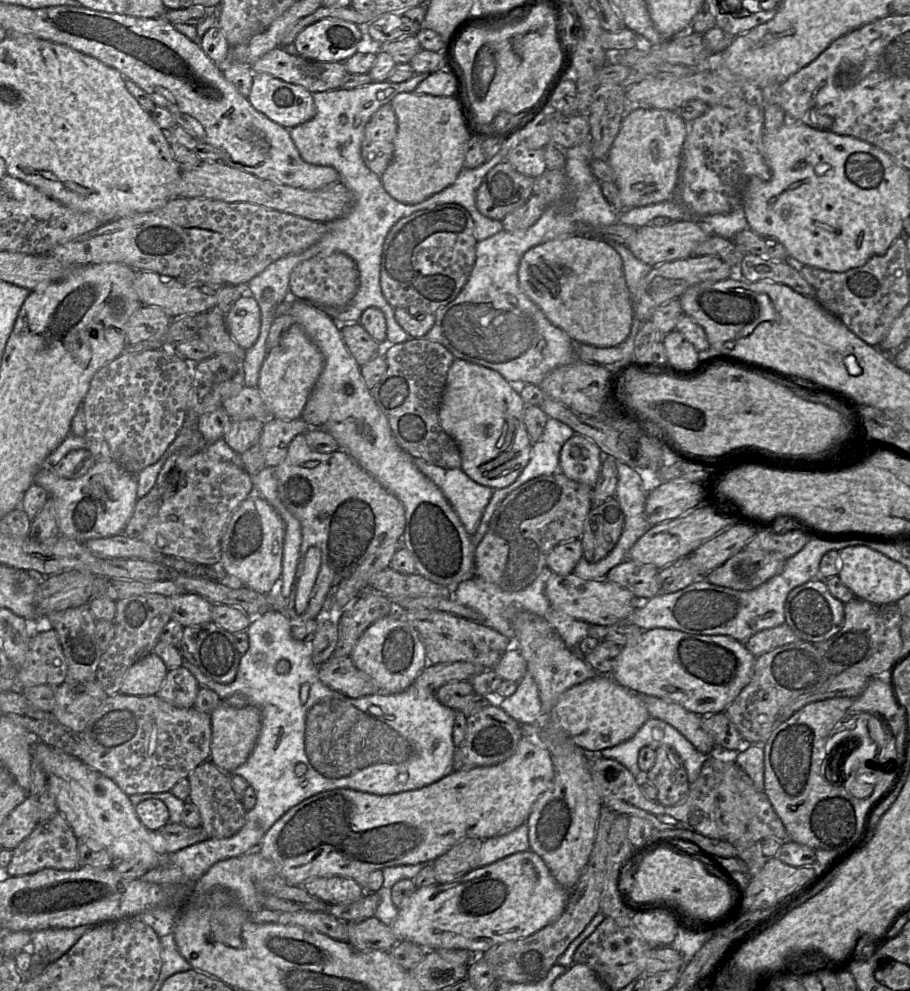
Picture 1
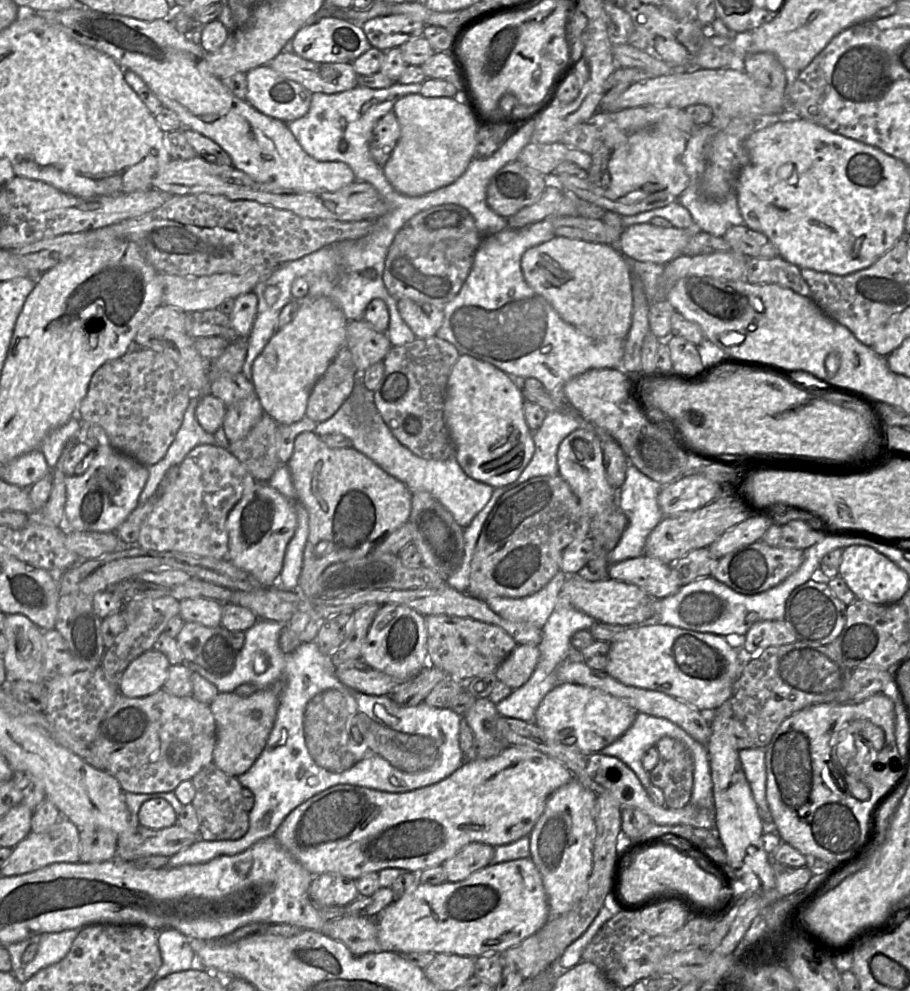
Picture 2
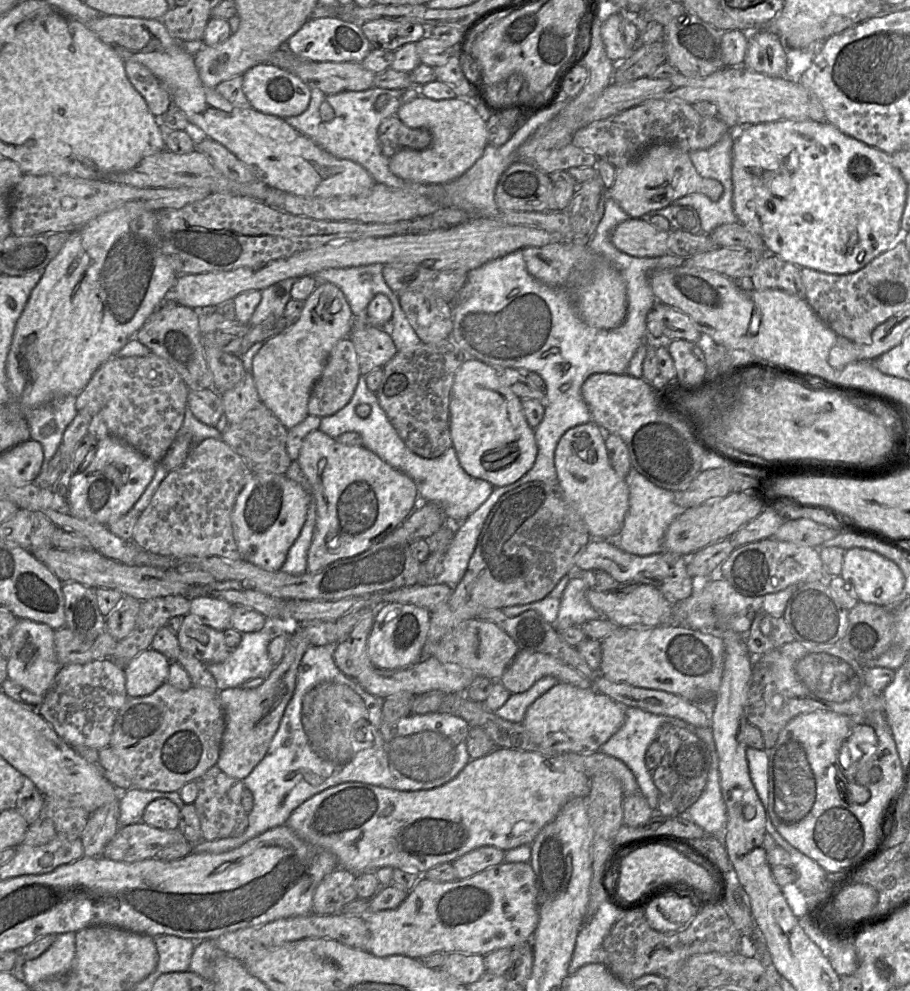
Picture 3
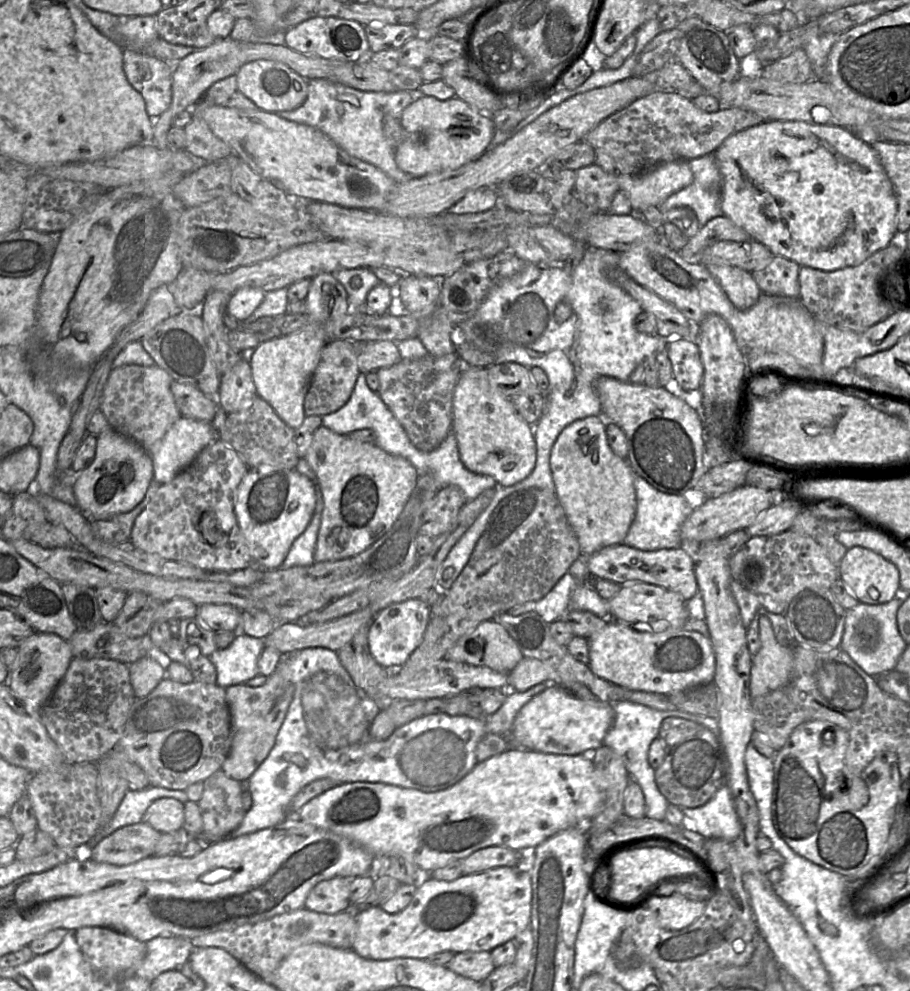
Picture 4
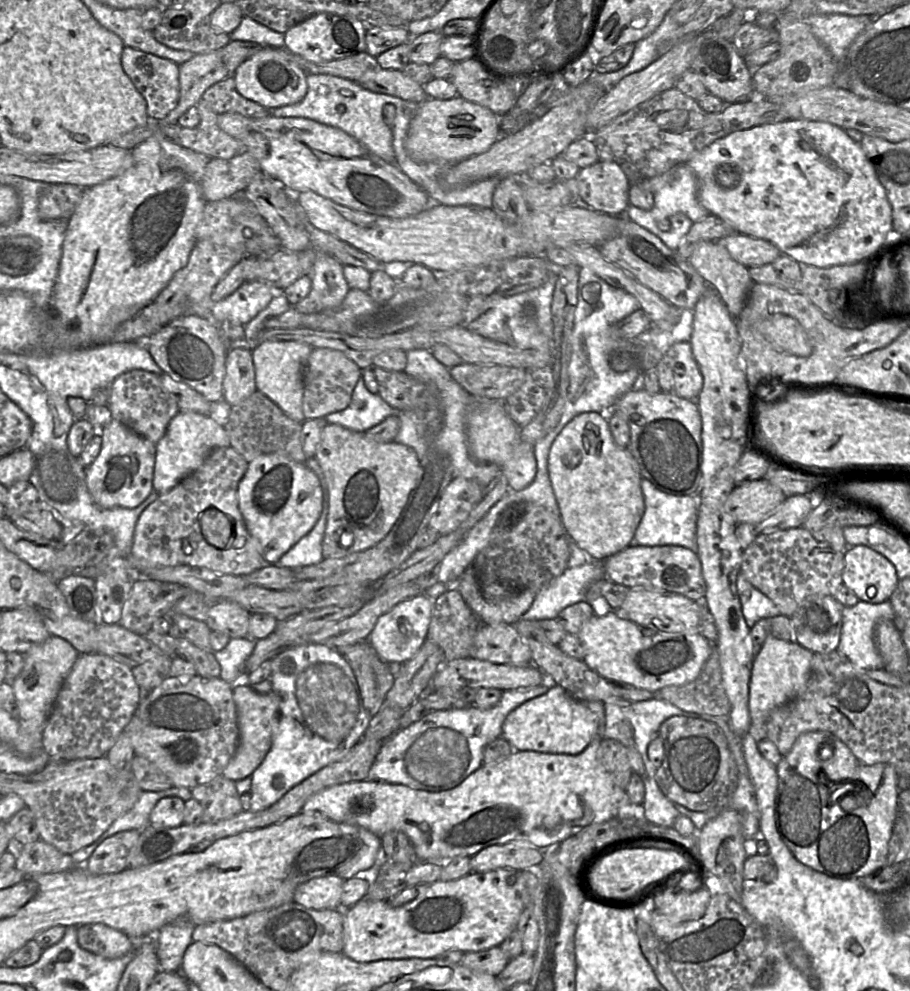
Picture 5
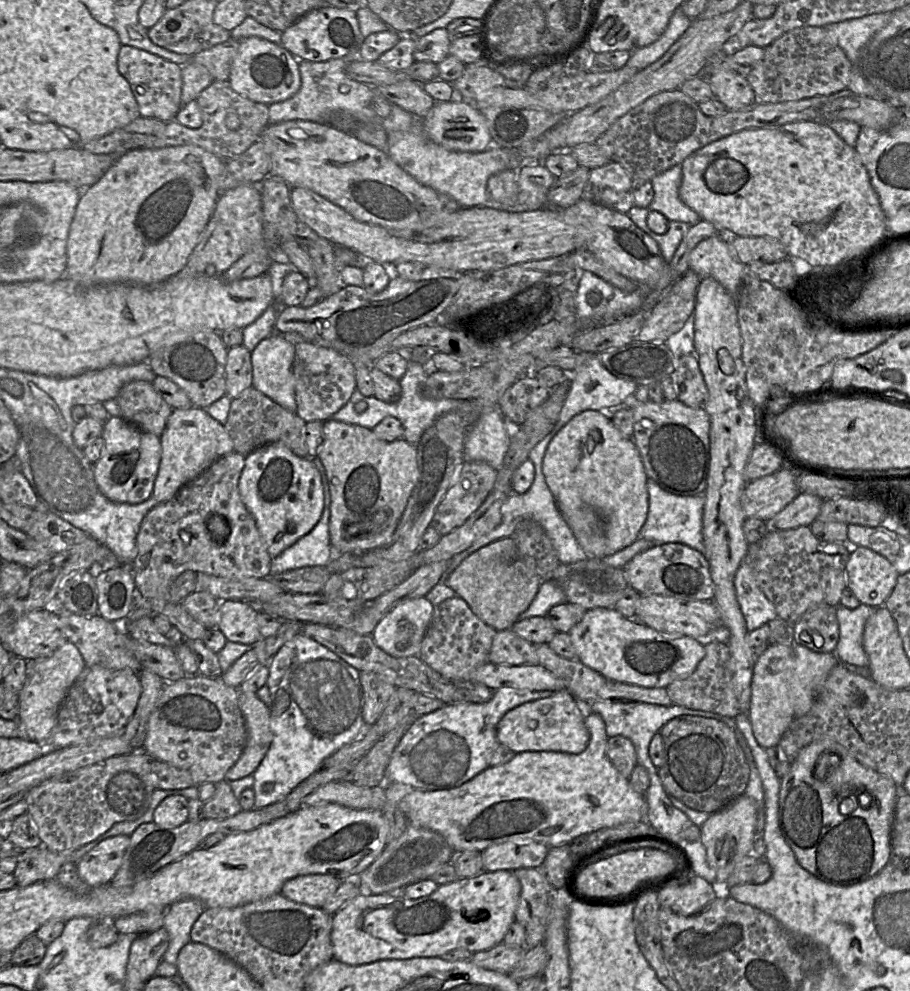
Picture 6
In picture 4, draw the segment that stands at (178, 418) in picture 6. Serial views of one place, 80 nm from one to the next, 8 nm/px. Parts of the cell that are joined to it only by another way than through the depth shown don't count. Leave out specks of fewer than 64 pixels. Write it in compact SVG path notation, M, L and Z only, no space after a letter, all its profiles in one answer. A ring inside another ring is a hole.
M181 416L149 453L153 459L154 480L166 484L186 469L209 444L219 439L212 423Z

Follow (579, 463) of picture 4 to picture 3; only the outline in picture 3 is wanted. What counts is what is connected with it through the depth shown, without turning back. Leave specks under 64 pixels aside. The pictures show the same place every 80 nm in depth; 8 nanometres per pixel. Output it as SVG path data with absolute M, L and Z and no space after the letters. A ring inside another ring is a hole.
M593 421L567 430L560 438L554 453L558 485L569 504L586 525L590 540L617 539L629 507L629 489L626 479L618 475L608 459L602 429Z

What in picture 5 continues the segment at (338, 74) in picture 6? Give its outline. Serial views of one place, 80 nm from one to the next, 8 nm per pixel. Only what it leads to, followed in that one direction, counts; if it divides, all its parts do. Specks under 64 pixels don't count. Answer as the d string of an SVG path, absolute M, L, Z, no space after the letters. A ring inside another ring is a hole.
M327 74L306 75L306 83L307 83L307 92L305 97L301 101L295 104L290 104L290 105L269 109L270 114L275 117L308 118L325 125L339 128L344 132L346 132L348 135L358 140L373 154L377 155L387 163L397 165L395 153L392 145L392 131L391 131L391 128L387 126L387 124L383 119L382 108L384 105L389 104L389 102L391 102L391 98L400 100L404 103L409 103L409 101L403 100L401 98L394 97L391 95L387 95L387 94L374 93L370 90L363 88L357 82L353 82L348 79L327 75ZM338 105L343 105L345 107L345 110L343 113L340 113L337 111Z

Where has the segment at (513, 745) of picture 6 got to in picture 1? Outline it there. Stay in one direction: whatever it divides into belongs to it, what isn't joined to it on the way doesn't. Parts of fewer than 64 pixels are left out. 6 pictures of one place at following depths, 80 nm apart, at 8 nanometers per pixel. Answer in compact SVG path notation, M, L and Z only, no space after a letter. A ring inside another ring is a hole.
M598 674L561 694L549 714L549 722L564 731L583 751L601 751L633 737L650 715L638 698L611 675Z

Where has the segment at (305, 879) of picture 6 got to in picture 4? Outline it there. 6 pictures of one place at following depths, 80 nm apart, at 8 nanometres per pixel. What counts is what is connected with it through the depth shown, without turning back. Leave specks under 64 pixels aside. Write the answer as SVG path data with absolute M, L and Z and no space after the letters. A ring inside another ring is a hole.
M333 877L319 882L309 892L304 908L324 914L347 911L350 906L351 879Z

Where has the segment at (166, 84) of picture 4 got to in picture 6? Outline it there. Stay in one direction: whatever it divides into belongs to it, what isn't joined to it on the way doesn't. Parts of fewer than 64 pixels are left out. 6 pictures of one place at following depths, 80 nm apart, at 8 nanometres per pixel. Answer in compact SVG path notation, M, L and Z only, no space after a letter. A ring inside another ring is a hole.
M122 45L118 54L118 70L128 81L142 117L169 122L182 108L182 66L148 51Z

